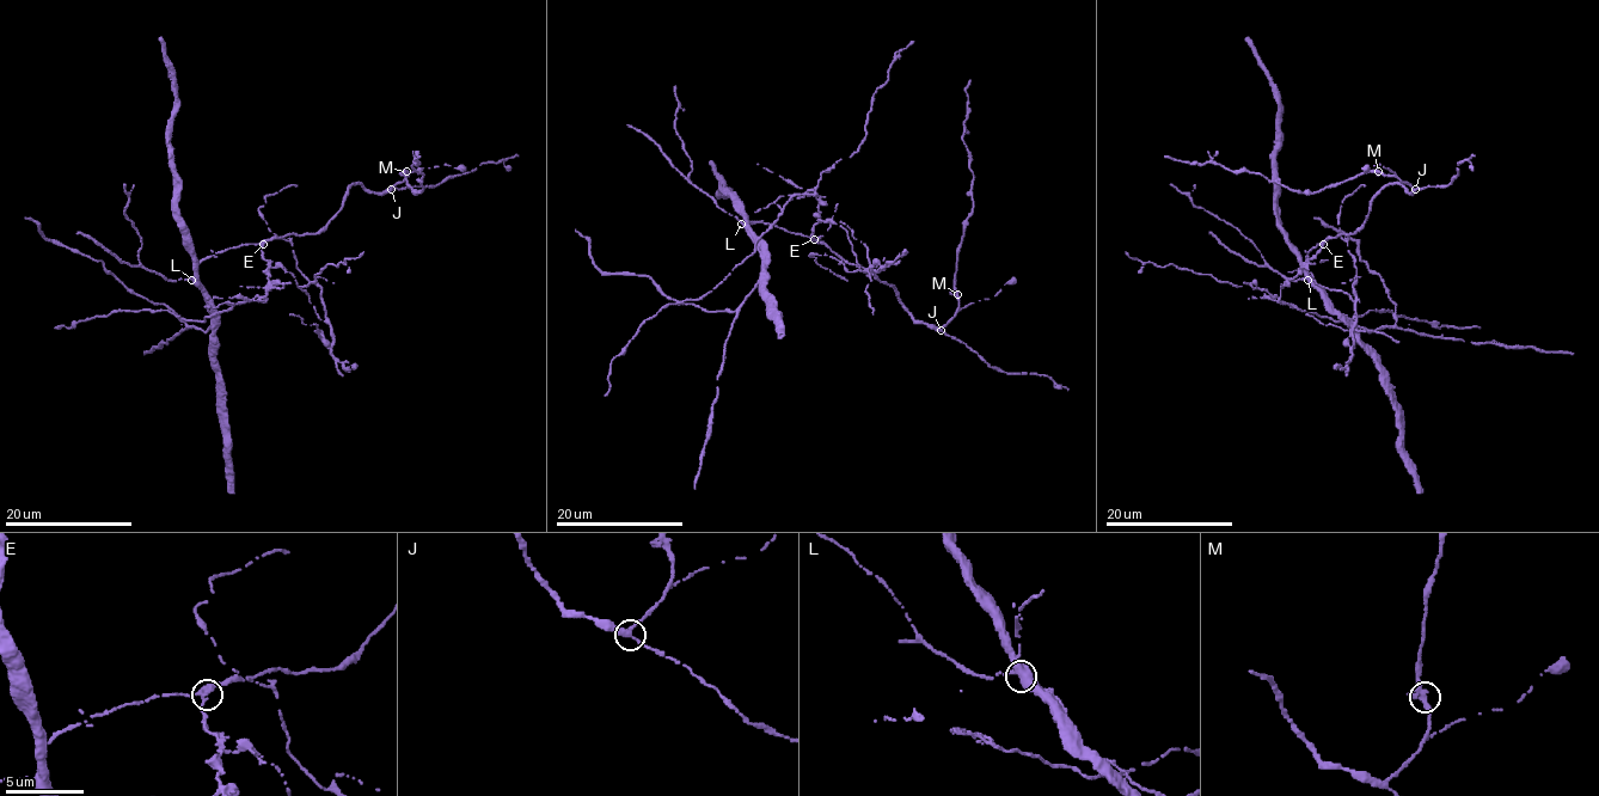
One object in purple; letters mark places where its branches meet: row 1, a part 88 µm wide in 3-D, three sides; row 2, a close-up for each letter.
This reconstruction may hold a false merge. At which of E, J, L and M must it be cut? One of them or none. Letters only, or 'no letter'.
E

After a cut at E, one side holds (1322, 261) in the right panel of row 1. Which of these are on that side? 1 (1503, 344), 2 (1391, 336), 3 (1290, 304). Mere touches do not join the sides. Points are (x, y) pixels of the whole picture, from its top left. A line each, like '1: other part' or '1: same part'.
1: other part
2: same part
3: same part

